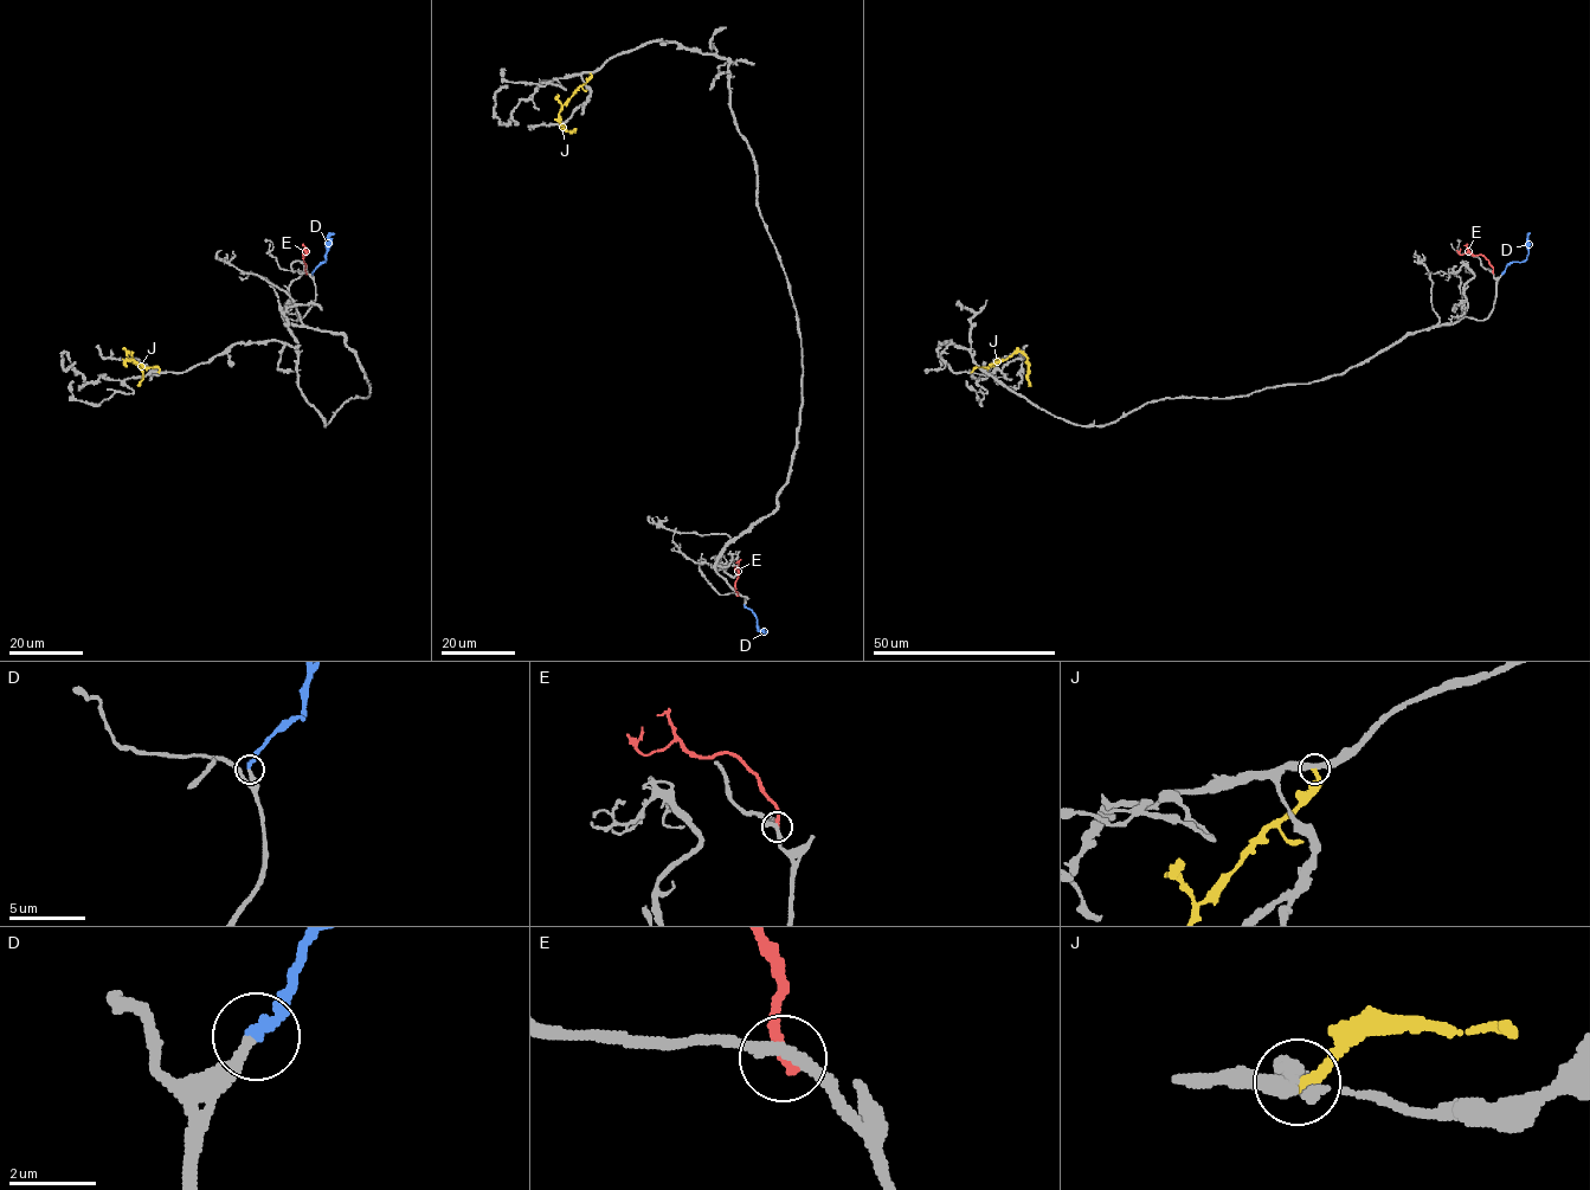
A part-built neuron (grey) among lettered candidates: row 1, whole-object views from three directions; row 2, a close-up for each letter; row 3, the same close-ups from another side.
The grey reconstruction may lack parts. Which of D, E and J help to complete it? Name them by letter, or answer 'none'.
D

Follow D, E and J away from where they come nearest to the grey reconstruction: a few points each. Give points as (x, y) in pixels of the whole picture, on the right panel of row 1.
D: (1502, 274), (1510, 263), (1526, 258), (1530, 233)
E: (1493, 272), (1482, 255), (1461, 255), (1460, 248)
J: (970, 372), (1019, 352), (1028, 361), (1031, 386)

